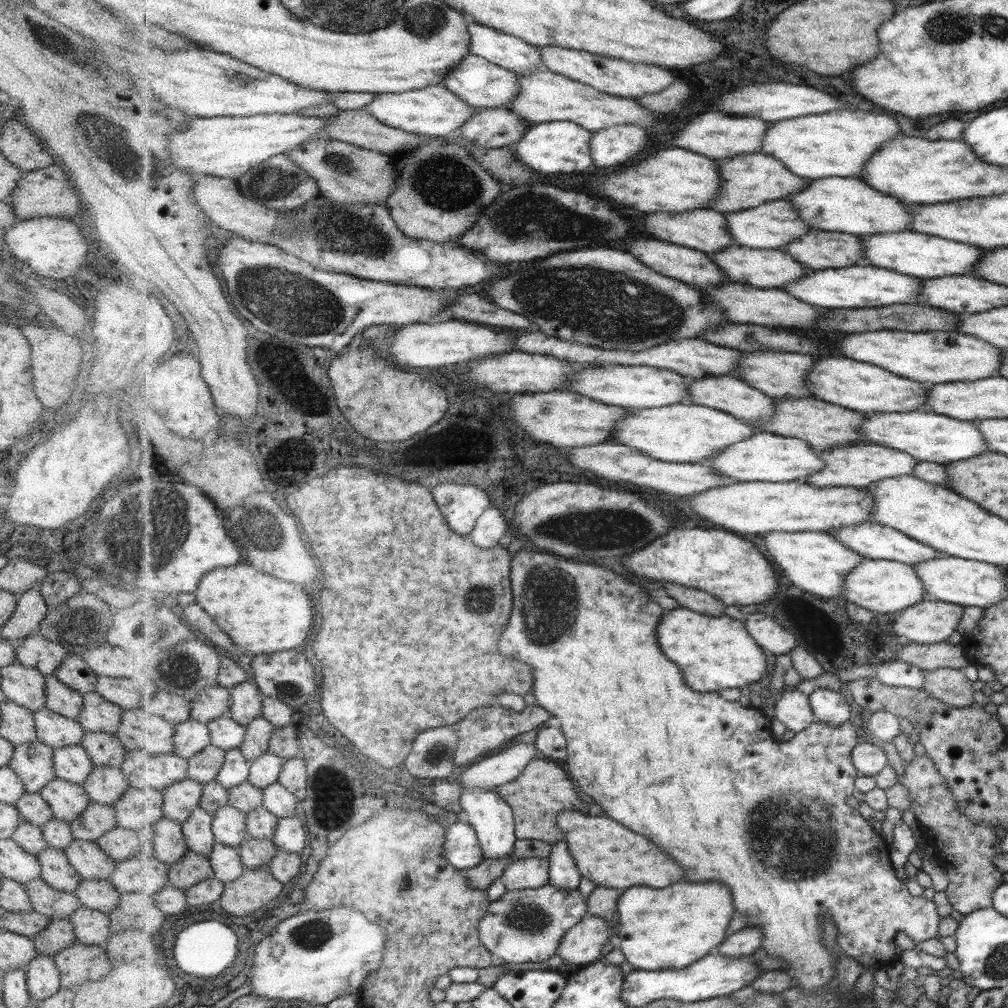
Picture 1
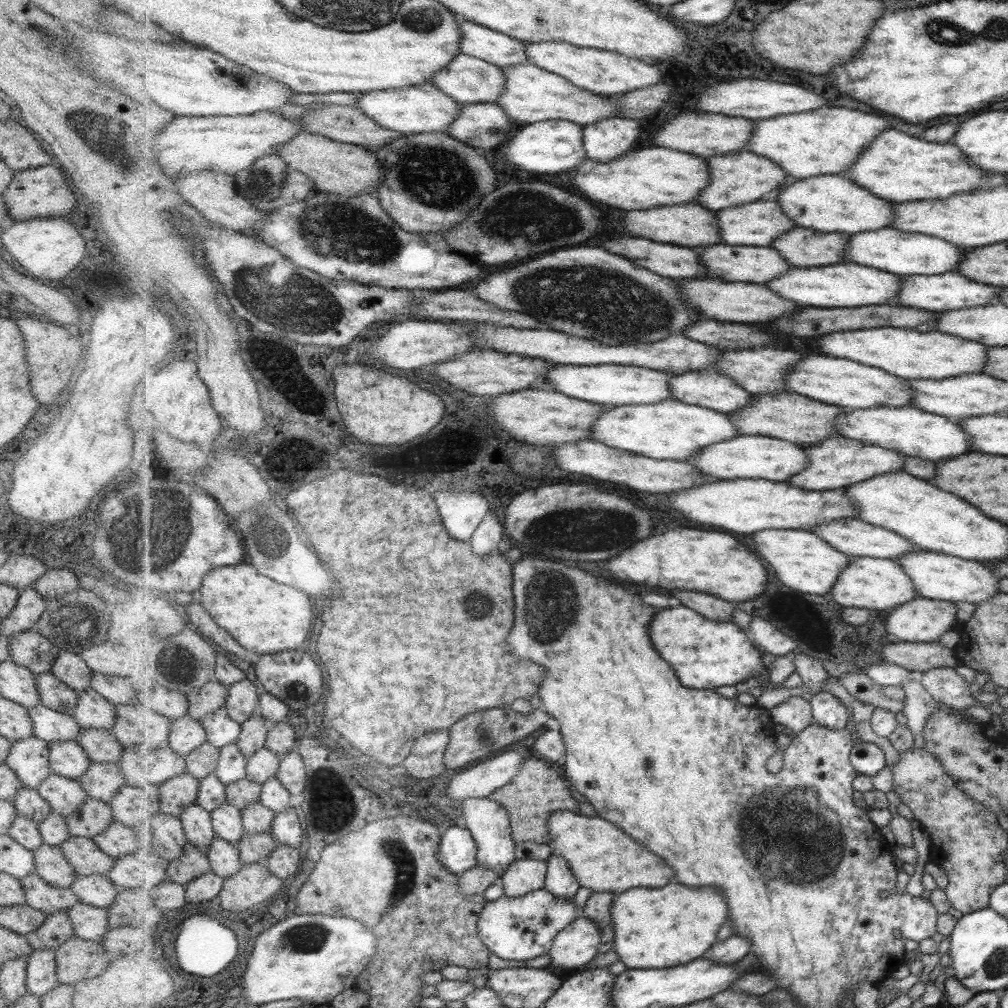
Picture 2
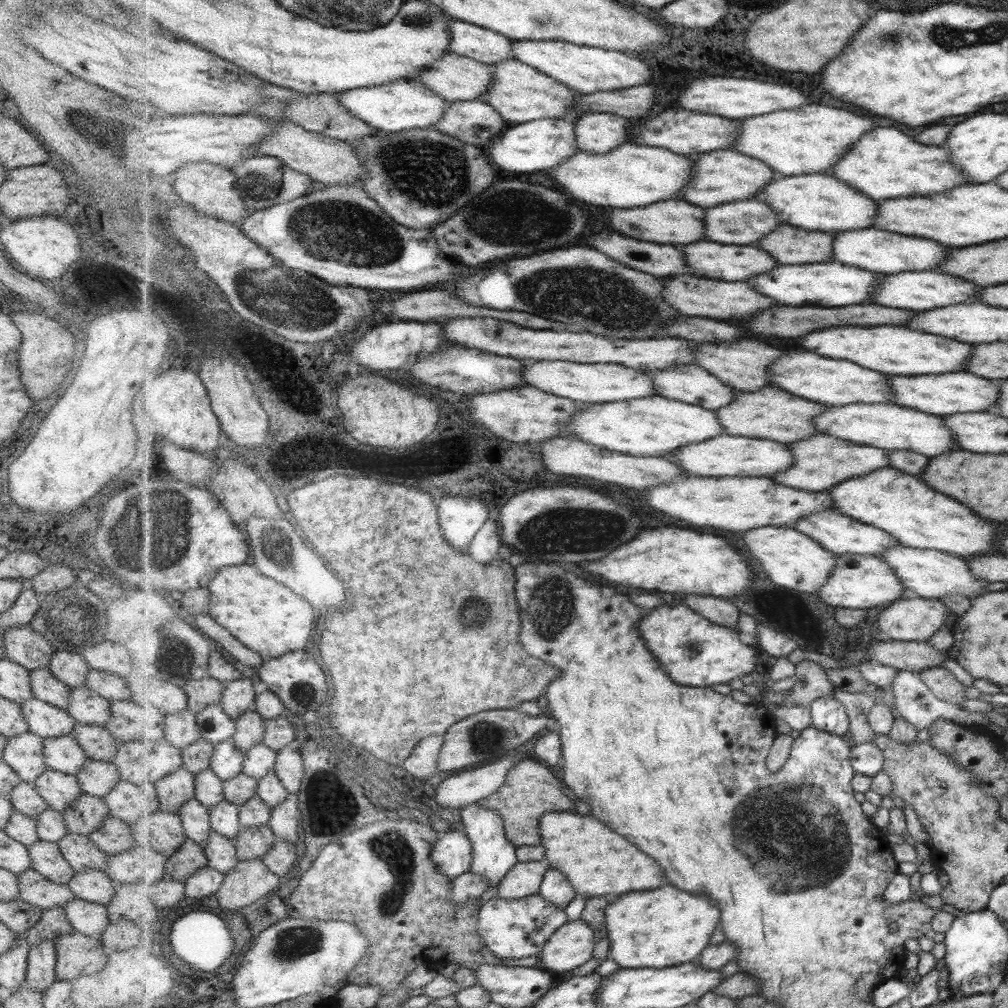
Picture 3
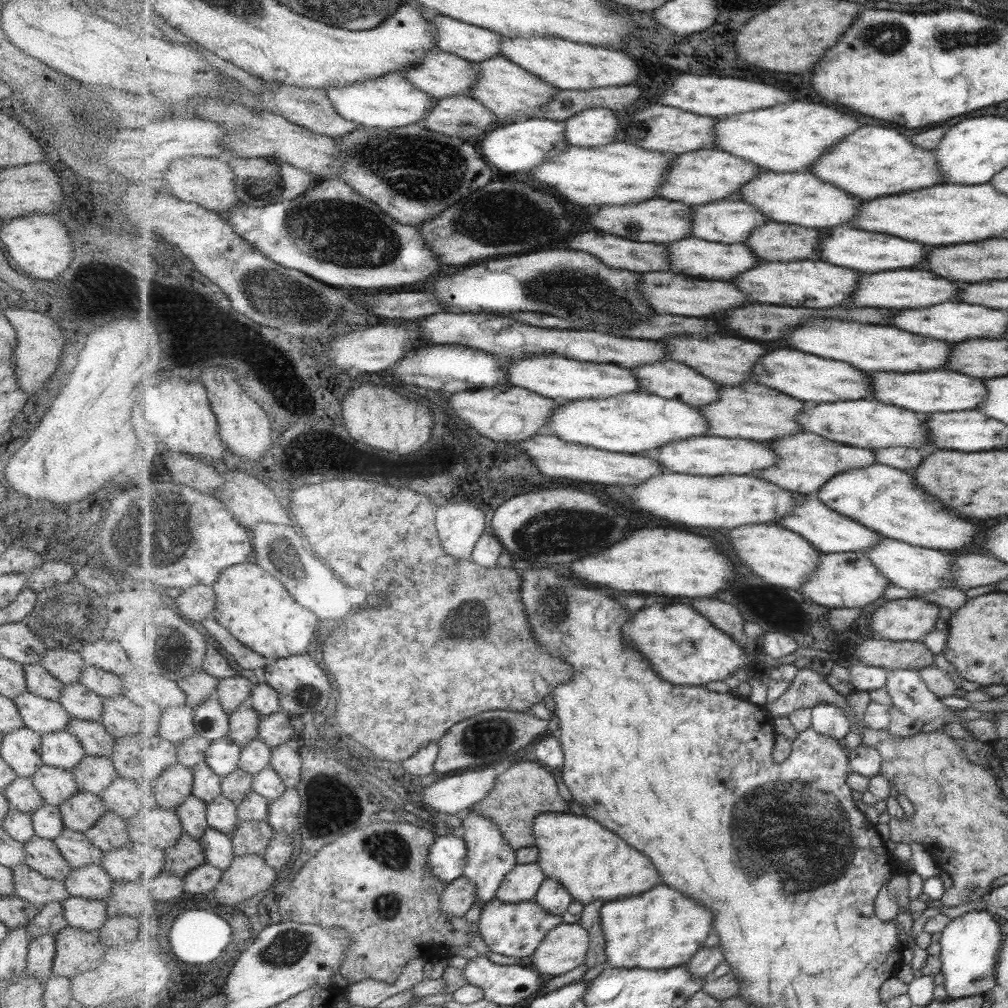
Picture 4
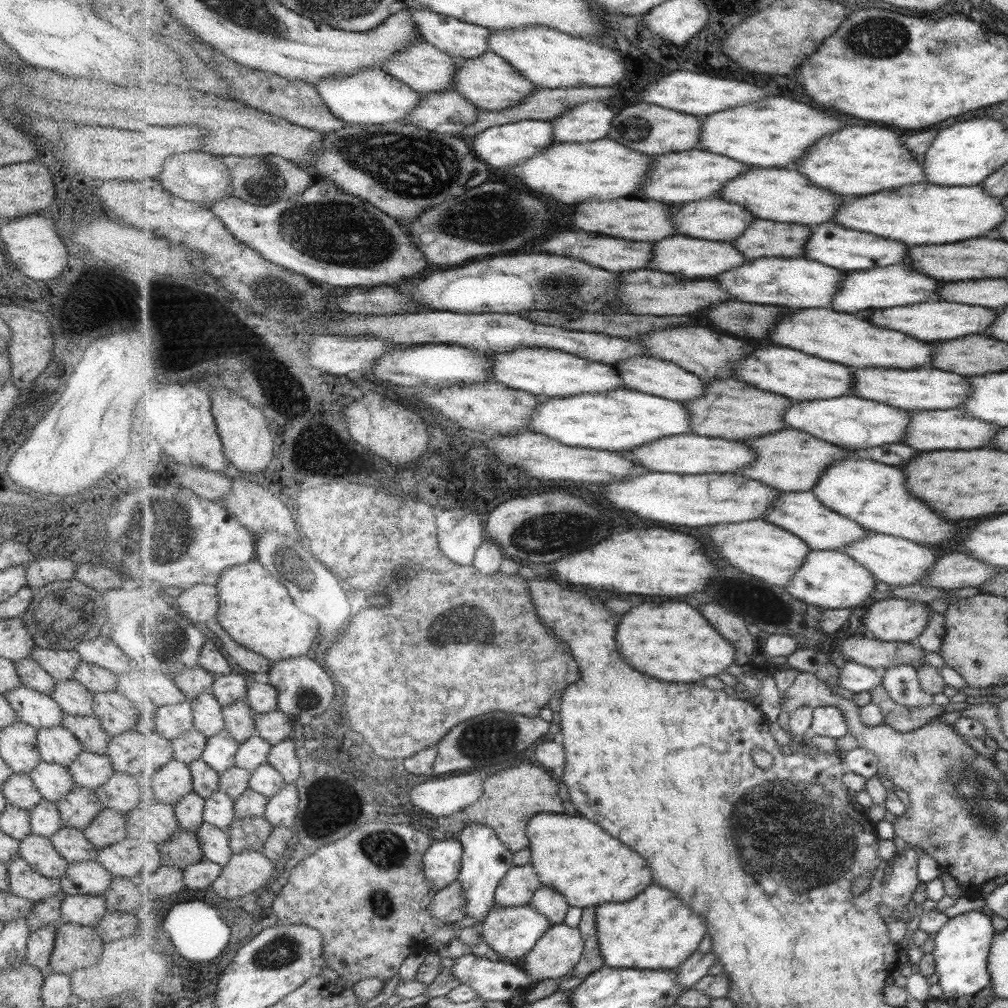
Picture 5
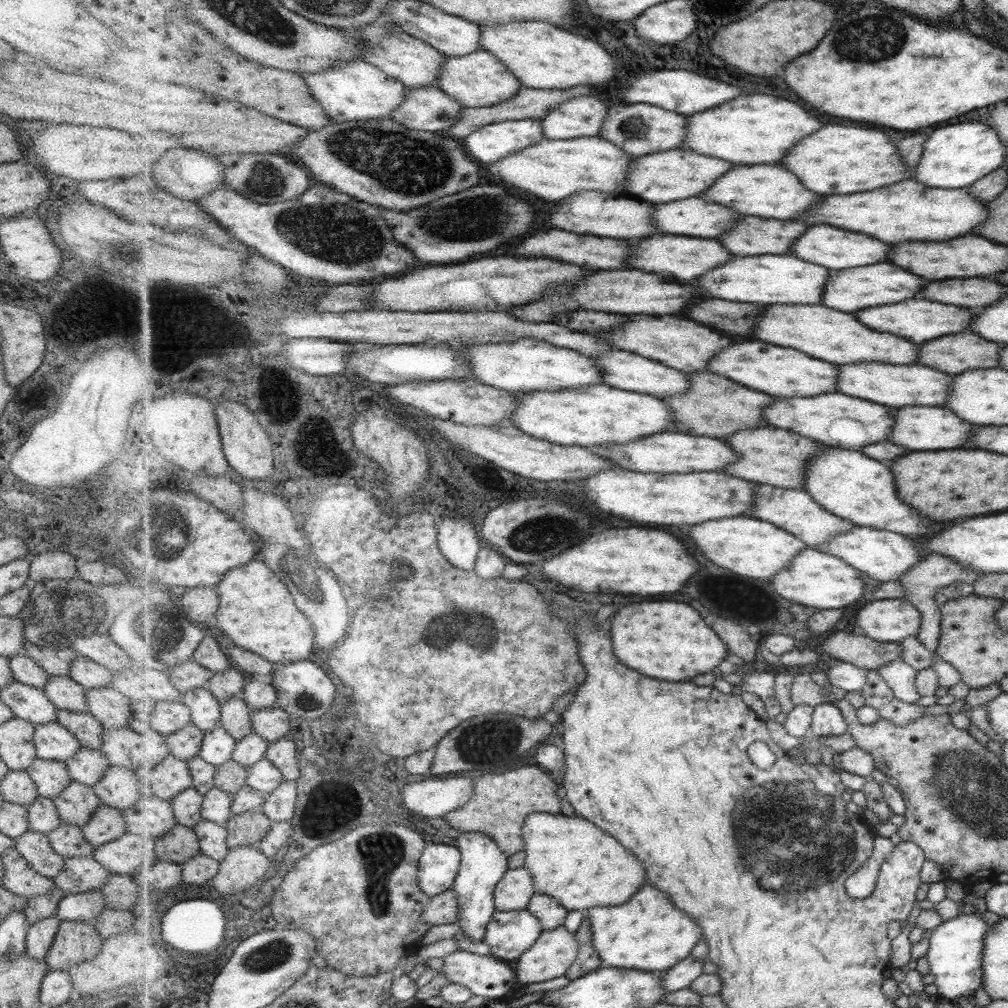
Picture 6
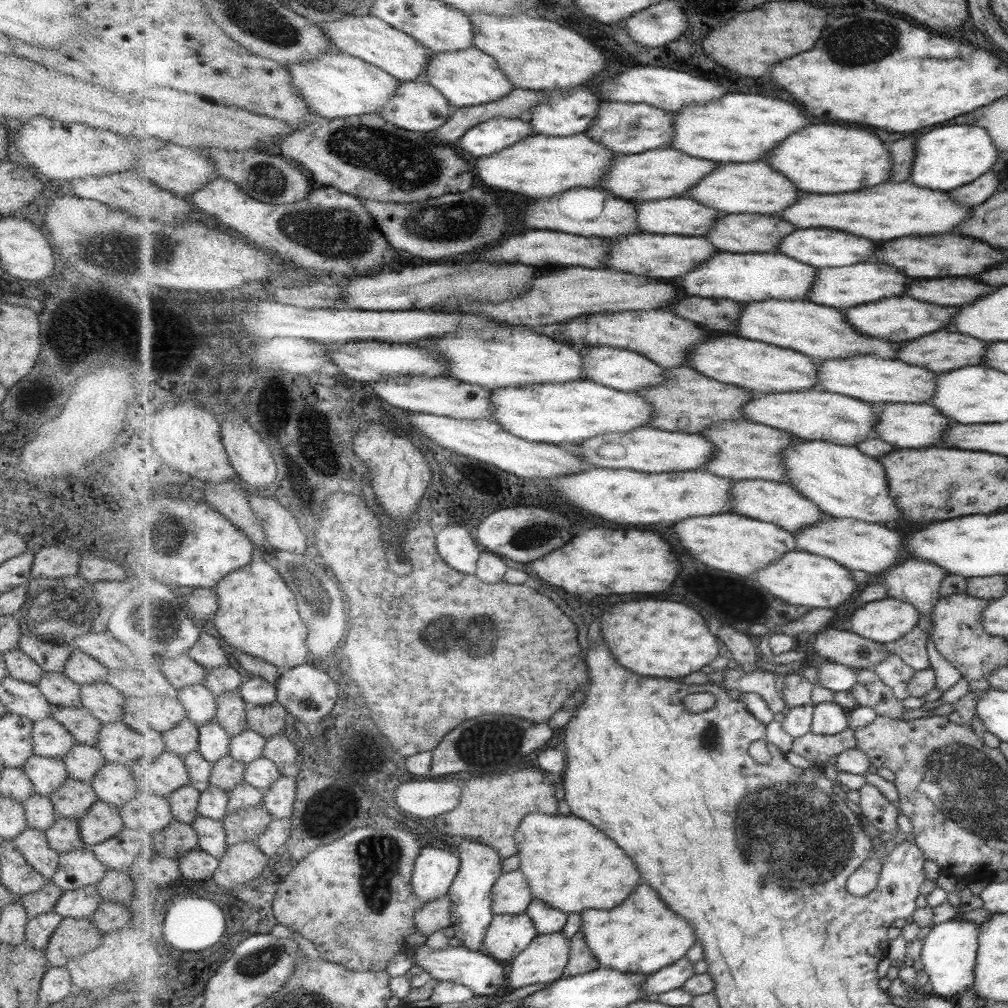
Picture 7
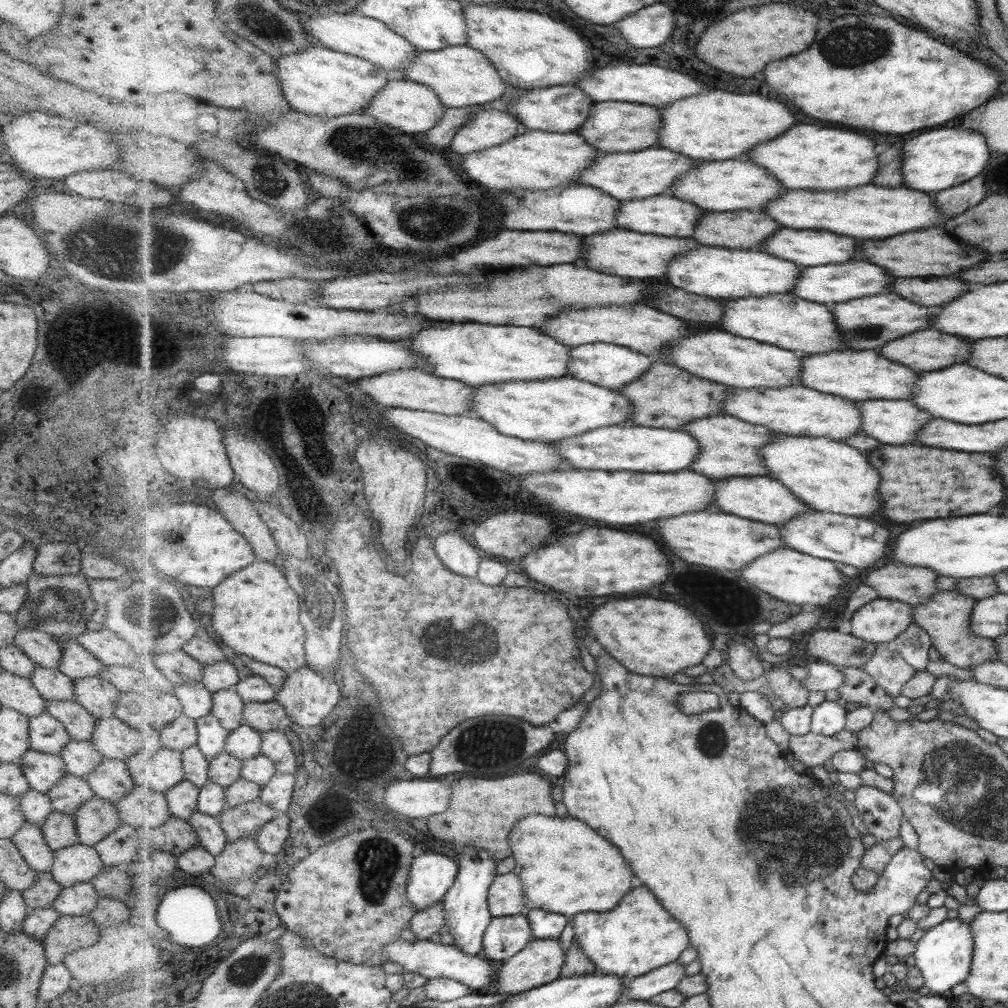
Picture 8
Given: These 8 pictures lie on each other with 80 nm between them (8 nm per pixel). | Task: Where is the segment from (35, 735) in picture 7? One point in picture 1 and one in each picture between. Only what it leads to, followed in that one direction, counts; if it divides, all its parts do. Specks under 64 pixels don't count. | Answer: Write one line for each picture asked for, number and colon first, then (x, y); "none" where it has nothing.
1: (71, 763)
2: (67, 759)
3: (62, 753)
4: (61, 749)
5: (57, 745)
6: (53, 742)

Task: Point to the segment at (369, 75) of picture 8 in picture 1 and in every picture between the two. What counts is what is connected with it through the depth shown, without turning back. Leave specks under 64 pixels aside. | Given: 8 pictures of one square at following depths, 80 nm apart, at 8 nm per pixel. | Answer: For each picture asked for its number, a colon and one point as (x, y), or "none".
1: (434, 111)
2: (422, 109)
3: (404, 105)
4: (389, 102)
5: (373, 96)
6: (357, 90)
7: (337, 85)

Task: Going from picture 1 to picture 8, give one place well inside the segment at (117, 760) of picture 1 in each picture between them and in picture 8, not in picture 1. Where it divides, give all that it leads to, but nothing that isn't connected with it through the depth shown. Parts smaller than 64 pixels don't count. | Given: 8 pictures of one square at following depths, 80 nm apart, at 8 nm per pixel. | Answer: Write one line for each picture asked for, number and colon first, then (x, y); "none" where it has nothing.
2: (101, 746)
3: (97, 744)
4: (95, 741)
5: (86, 729)
6: (83, 726)
7: (80, 723)
8: (79, 724)

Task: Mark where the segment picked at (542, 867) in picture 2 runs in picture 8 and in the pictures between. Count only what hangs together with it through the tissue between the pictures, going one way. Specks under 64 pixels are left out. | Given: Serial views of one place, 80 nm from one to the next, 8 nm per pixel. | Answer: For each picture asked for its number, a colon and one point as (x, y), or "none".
3: (525, 879)
4: (523, 883)
5: (518, 888)
6: (518, 887)
7: (512, 894)
8: (507, 897)

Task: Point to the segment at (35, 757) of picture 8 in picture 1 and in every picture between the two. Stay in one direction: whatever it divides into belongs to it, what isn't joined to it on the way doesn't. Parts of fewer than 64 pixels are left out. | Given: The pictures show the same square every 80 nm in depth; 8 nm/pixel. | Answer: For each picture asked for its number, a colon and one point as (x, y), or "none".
1: (66, 800)
2: (64, 795)
3: (58, 790)
4: (54, 785)
5: (52, 781)
6: (50, 777)
7: (46, 775)

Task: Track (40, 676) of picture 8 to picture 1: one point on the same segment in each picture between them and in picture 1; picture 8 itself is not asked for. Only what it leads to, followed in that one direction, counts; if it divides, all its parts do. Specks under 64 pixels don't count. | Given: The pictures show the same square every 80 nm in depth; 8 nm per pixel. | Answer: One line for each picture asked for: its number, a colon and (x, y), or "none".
1: (96, 715)
2: (91, 711)
3: (85, 707)
4: (79, 702)
5: (73, 698)
6: (65, 694)
7: (57, 689)

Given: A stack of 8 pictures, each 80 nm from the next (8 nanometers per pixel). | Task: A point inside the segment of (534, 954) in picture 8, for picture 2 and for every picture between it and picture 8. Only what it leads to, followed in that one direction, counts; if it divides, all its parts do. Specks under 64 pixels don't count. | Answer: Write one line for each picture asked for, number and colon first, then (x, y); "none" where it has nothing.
2: (578, 945)
3: (573, 945)
4: (566, 947)
5: (557, 954)
6: (556, 951)
7: (546, 959)

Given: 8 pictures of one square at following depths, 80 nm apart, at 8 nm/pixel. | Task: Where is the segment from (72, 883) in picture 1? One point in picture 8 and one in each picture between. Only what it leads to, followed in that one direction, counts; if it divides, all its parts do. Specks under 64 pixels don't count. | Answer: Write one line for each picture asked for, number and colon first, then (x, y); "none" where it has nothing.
2: (50, 864)
3: (46, 859)
4: (41, 855)
5: (37, 851)
6: (34, 847)
7: (32, 844)
8: (29, 841)

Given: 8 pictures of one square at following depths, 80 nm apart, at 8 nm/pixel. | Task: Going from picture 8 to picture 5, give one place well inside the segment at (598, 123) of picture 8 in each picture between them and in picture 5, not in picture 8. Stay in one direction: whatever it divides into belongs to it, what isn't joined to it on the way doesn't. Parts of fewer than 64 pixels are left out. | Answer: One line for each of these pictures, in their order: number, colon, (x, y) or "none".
5: (647, 127)
6: (639, 129)
7: (627, 128)

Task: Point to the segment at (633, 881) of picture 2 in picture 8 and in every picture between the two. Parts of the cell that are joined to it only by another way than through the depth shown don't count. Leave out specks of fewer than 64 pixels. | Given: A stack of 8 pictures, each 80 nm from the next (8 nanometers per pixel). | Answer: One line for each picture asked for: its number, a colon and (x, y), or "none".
3: (598, 861)
4: (593, 863)
5: (573, 855)
6: (579, 864)
7: (570, 864)
8: (567, 868)

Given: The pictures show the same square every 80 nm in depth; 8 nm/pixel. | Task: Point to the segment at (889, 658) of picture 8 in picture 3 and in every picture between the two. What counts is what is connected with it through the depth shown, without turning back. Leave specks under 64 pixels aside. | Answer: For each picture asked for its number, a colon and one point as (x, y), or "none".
3: (916, 702)
4: (908, 691)
5: (903, 683)
6: (901, 677)
7: (893, 671)

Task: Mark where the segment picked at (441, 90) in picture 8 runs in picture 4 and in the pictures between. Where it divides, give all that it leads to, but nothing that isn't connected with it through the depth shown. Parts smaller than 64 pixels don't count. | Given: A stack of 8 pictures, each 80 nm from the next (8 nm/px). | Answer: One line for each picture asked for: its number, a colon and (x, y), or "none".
4: (510, 91)
5: (490, 82)
6: (478, 80)
7: (467, 78)

